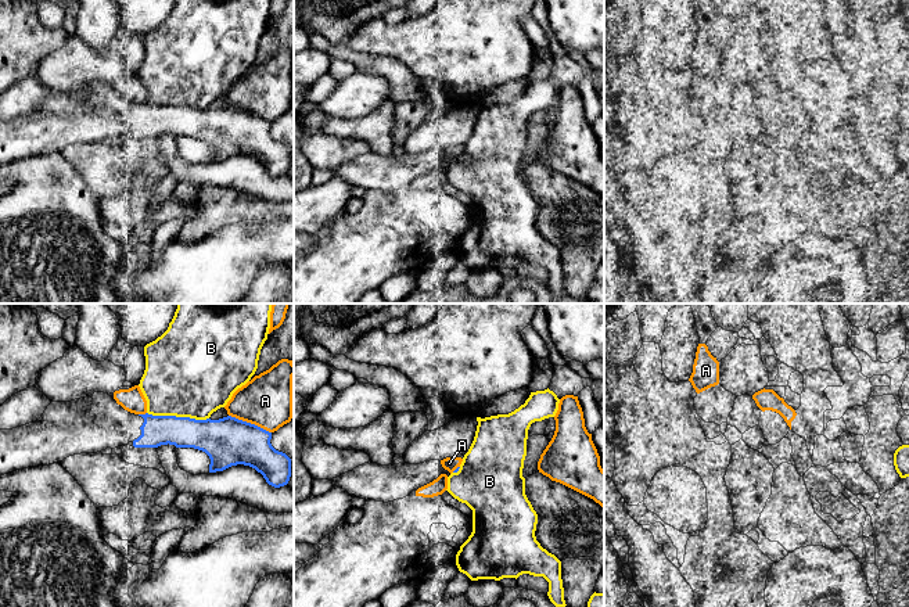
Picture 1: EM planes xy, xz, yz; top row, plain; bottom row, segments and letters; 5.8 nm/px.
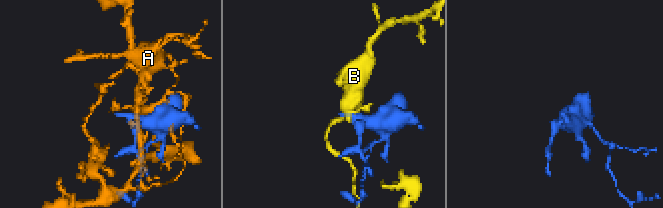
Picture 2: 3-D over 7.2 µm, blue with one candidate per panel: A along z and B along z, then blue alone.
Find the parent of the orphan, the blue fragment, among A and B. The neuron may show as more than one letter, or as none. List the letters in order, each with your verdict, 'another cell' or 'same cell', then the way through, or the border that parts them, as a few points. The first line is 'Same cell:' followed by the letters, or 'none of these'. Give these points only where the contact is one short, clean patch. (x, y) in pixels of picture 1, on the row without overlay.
Same cell: none of these
A: another cell
B: another cell; border xy (147, 101), (153, 104), (208, 108)

